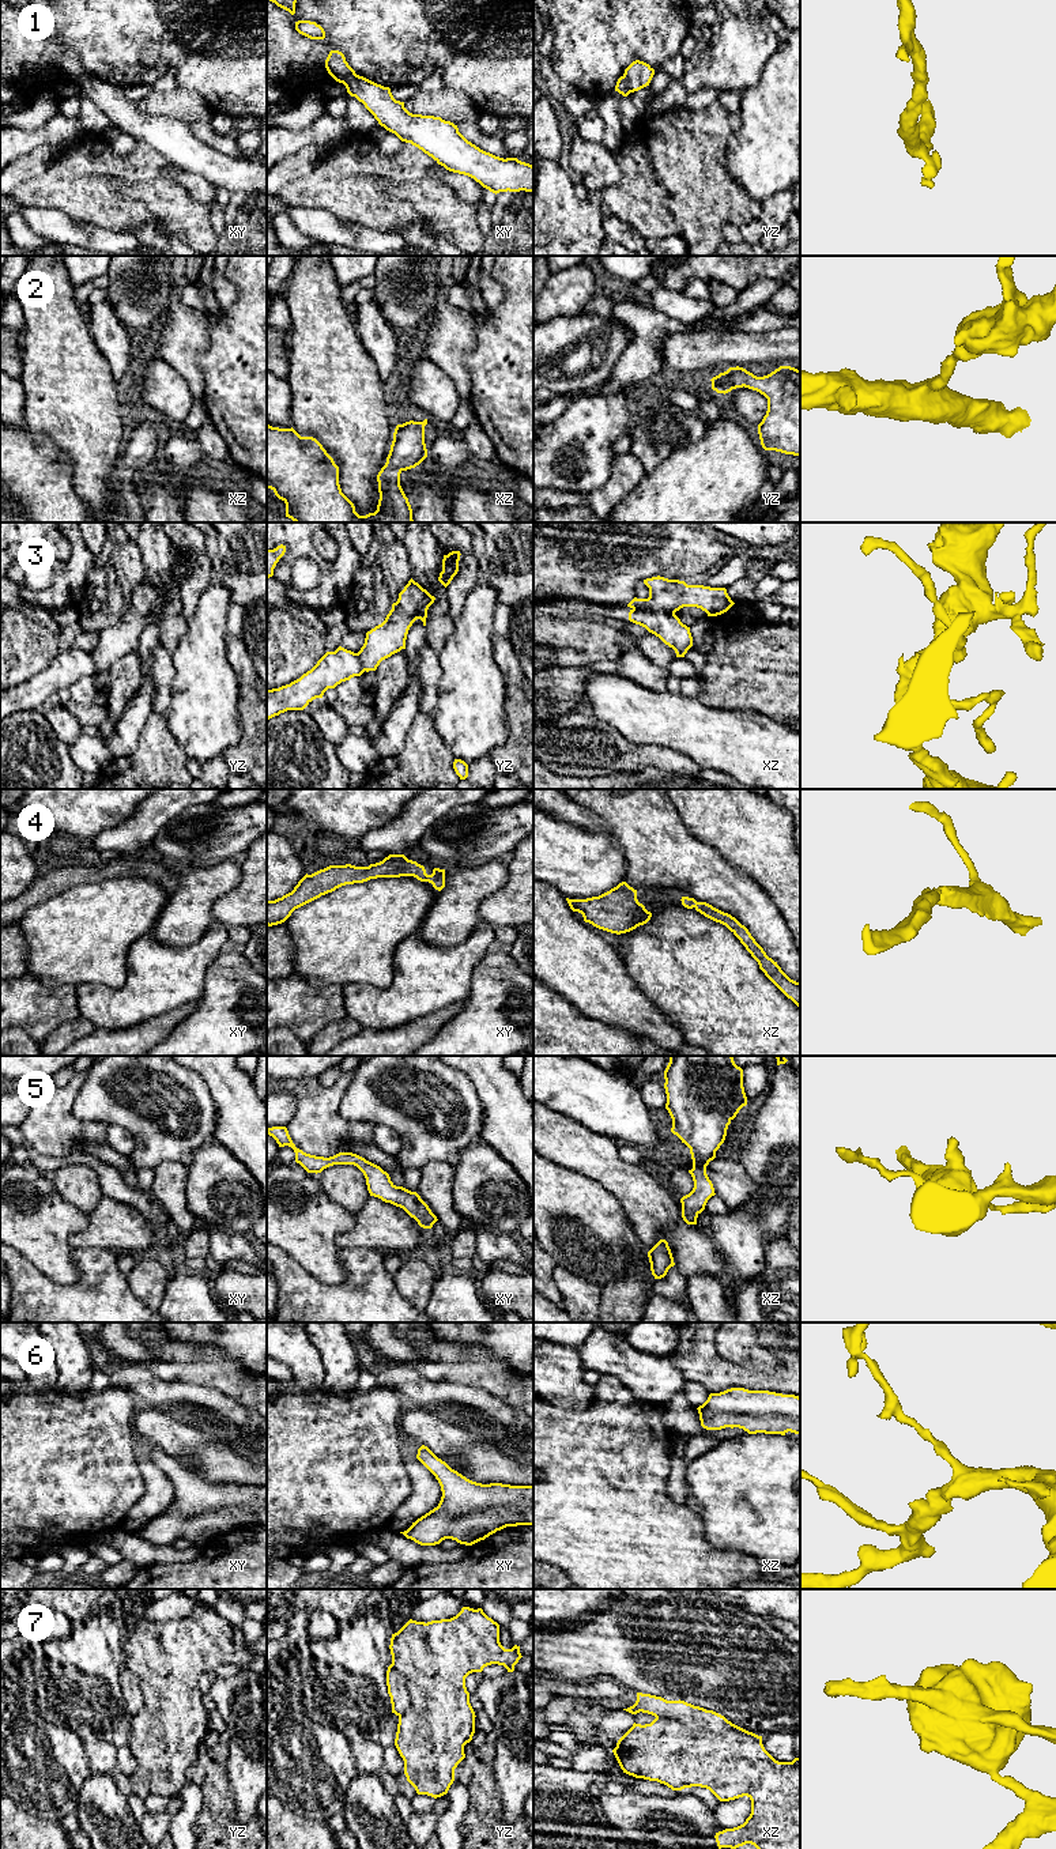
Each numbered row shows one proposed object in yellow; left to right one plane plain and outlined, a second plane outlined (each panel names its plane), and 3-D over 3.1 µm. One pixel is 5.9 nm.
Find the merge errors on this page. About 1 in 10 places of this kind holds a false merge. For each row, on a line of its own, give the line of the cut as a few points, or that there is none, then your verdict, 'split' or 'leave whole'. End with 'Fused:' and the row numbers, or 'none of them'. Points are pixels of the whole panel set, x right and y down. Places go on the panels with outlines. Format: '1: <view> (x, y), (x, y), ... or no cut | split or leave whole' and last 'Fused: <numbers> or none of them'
1: no cut | leave whole
2: no cut | leave whole
3: no cut | leave whole
4: no cut | leave whole
5: no cut | leave whole
6: no cut | leave whole
7: no cut | leave whole
Fused: none of them

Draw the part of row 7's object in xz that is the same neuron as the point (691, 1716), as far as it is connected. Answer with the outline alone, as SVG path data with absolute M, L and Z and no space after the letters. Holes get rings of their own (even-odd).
M637 1693L636 1703L623 1710L631 1714L642 1712L656 1717L650 1724L634 1722L618 1740L612 1752L623 1773L636 1778L657 1781L672 1790L691 1786L706 1788L720 1801L743 1796L751 1800L751 1814L743 1825L716 1833L719 1849L736 1849L746 1844L751 1844L757 1849L800 1849L800 1758L795 1758L792 1762L778 1762L765 1750L762 1736L732 1724L713 1710L680 1699L667 1701L661 1697Z

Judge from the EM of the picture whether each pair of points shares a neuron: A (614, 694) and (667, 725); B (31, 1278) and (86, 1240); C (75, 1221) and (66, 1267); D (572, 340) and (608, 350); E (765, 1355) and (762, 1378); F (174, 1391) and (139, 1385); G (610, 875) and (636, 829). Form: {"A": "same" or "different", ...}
{"A": "same", "B": "different", "C": "same", "D": "same", "E": "different", "F": "same", "G": "different"}

